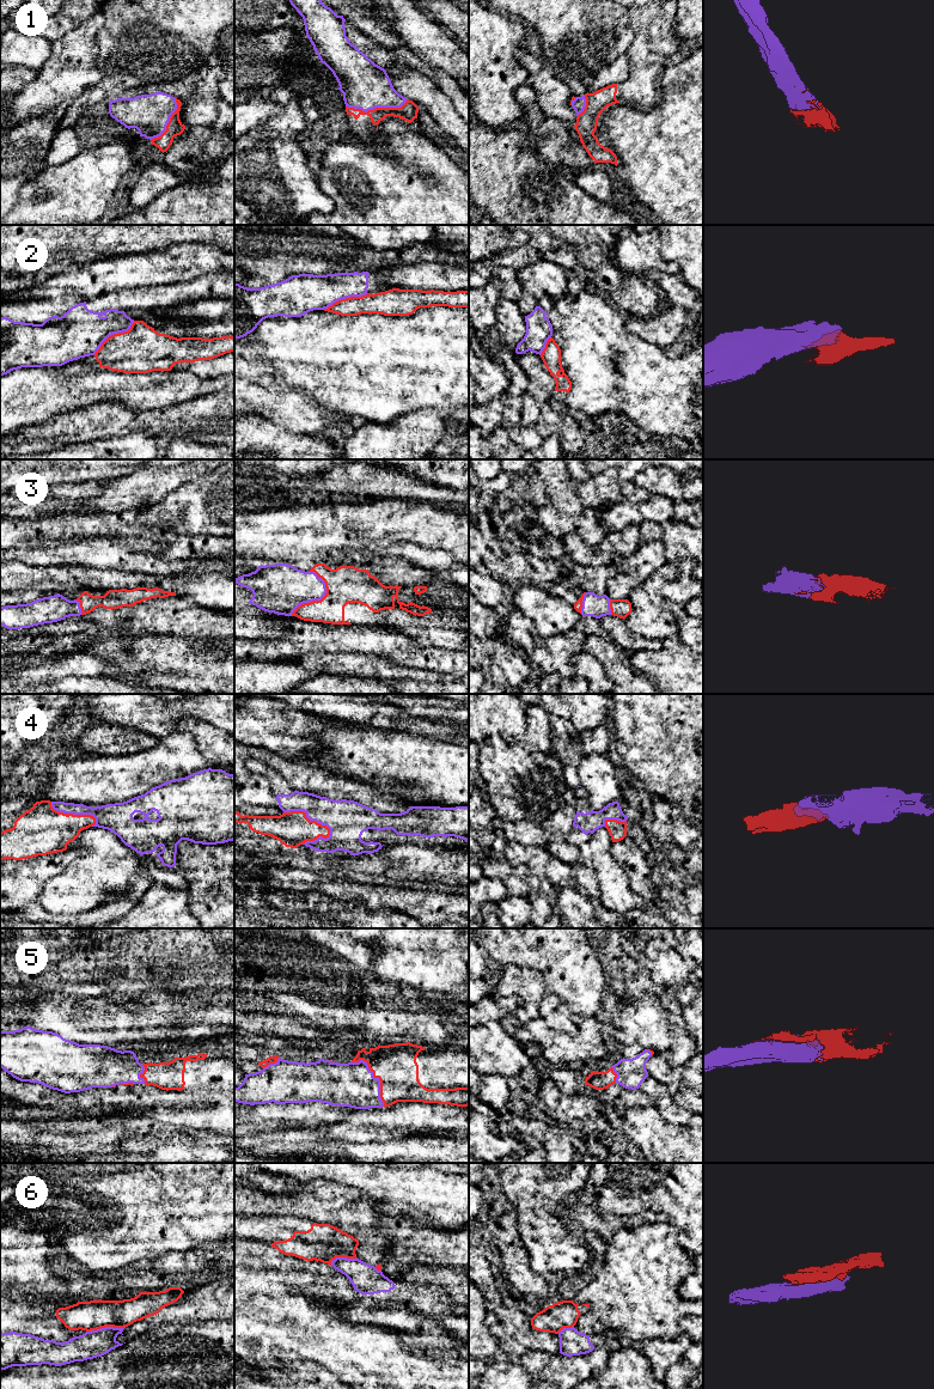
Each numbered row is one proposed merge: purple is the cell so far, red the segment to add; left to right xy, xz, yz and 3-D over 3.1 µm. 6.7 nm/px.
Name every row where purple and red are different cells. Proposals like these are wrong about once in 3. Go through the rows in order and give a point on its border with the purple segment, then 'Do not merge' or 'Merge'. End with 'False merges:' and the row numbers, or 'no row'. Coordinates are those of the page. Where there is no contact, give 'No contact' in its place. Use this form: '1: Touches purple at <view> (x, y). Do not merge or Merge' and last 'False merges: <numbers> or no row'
1: Touches purple at xz (376, 107). Merge
2: Touches purple at xy (114, 333). Do not merge
3: Touches purple at xz (318, 599). Merge
4: Touches purple at xz (310, 820). Merge
5: Touches purple at xz (376, 1078). Merge
6: Touches purple at xy (105, 1327). Do not merge
False merges: 2, 6

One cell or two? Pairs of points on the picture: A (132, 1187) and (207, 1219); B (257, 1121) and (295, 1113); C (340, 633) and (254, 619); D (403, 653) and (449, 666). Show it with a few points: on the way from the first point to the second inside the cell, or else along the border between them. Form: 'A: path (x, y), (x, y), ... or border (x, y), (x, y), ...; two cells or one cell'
A: path (151, 1187), (171, 1187), (188, 1202); one cell
B: path (267, 1118), (286, 1116); one cell
C: border (276, 614), (284, 633), (276, 638), (263, 640); two cells
D: path (414, 656), (426, 662), (438, 662); one cell

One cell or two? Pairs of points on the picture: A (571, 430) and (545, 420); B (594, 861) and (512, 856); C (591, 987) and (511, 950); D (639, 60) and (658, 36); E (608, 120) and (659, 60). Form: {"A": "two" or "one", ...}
{"A": "one", "B": "two", "C": "one", "D": "one", "E": "two"}

